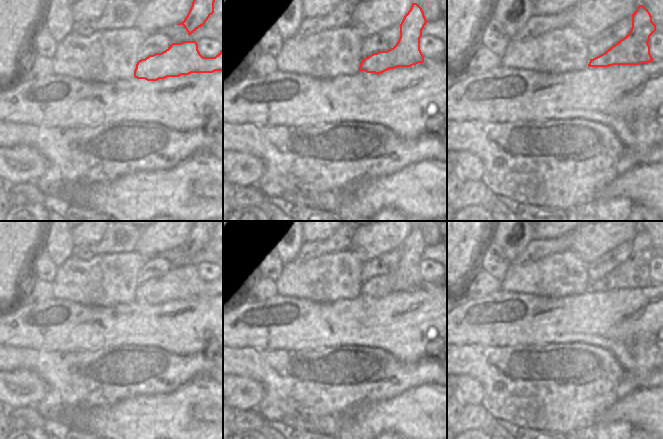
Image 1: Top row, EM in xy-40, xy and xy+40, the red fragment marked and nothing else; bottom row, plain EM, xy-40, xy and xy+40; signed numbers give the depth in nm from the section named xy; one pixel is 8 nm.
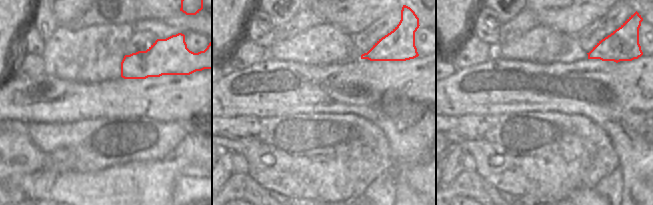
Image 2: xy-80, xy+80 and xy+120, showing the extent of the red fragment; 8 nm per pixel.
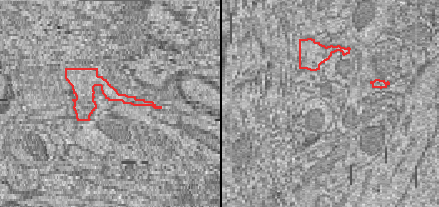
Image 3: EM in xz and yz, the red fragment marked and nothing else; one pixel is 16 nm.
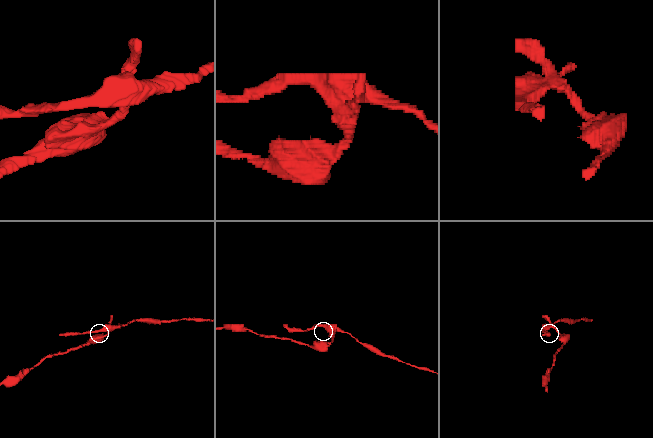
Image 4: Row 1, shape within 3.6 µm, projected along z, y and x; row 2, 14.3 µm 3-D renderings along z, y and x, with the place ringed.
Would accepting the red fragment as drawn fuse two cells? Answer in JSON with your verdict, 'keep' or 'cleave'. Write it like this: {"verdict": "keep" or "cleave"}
{"verdict": "cleave"}

